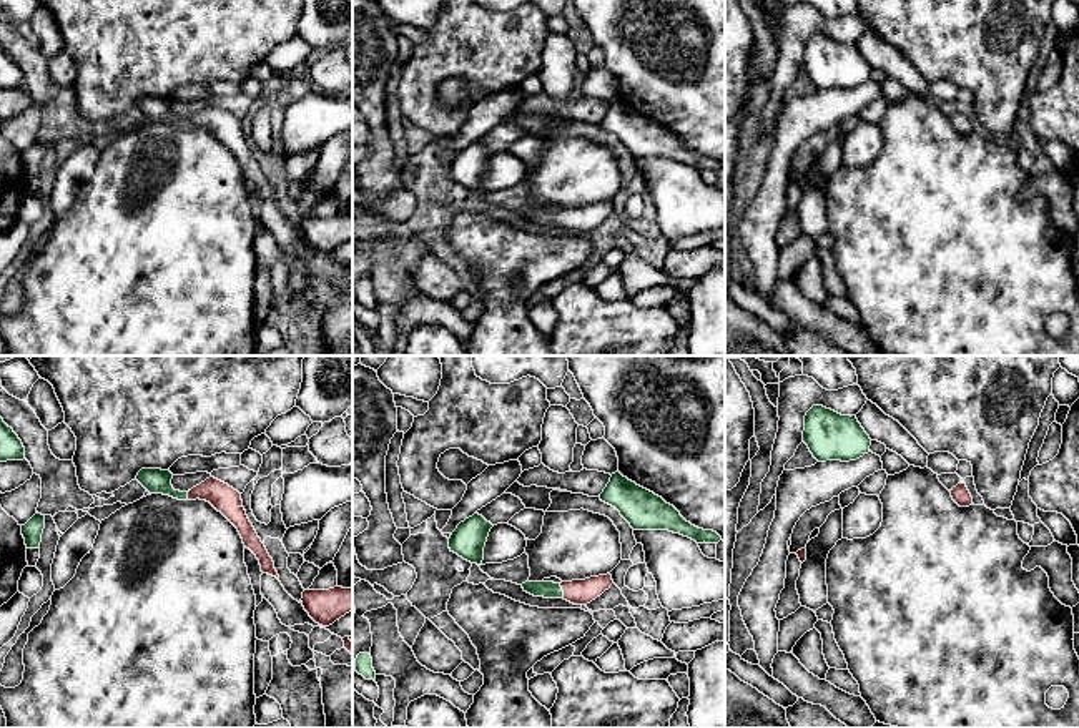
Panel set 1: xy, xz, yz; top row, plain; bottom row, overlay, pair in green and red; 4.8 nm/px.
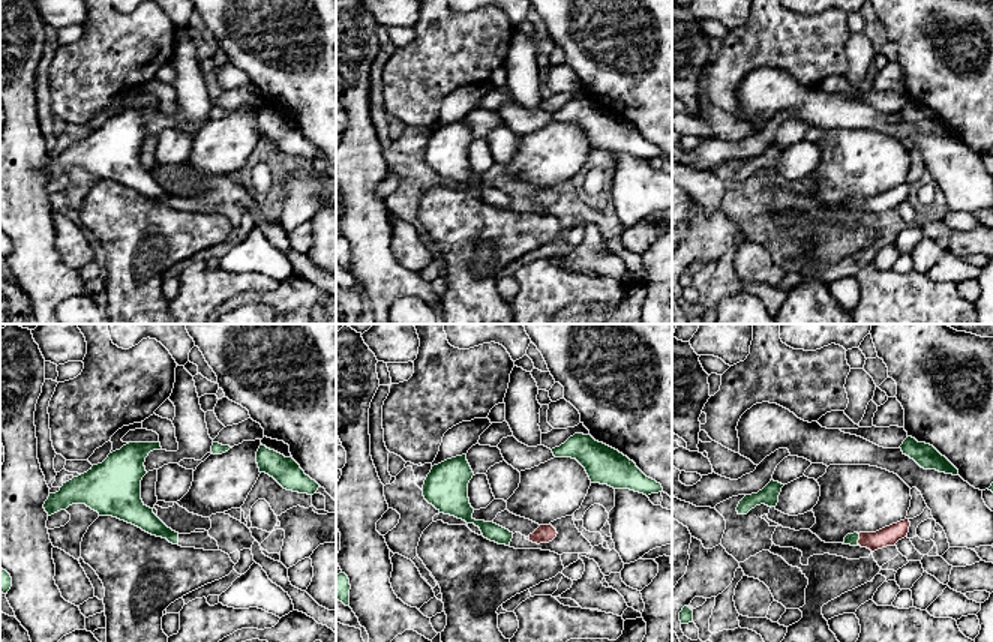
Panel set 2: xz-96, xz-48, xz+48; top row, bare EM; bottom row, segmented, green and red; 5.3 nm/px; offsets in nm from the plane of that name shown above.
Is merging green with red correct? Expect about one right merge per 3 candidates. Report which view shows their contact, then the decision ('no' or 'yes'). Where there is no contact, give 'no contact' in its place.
contact in xz; yes

